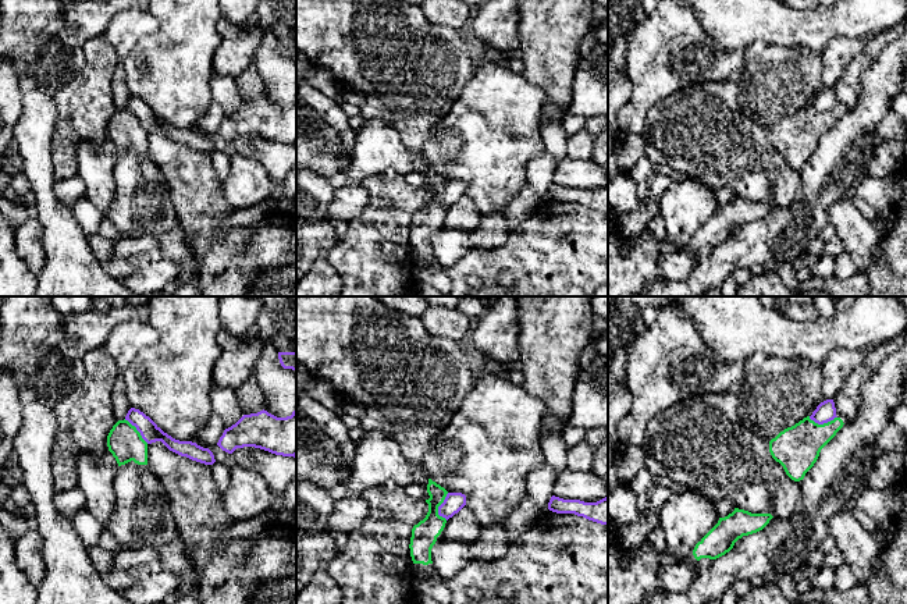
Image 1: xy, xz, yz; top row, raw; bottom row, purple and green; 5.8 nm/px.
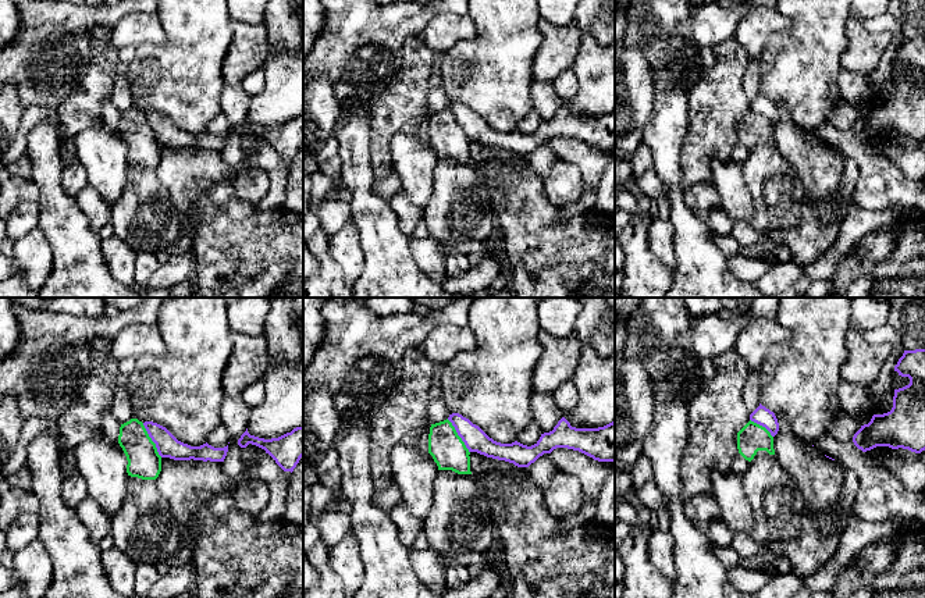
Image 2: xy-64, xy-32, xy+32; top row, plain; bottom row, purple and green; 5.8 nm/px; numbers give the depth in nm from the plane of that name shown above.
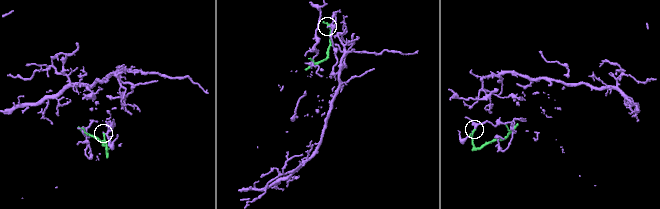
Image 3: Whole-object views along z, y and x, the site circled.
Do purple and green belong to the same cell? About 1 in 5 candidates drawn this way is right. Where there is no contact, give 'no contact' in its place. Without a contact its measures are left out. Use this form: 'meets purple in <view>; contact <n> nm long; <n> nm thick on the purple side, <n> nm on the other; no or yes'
meets purple in xz; contact 160 nm long; 110 nm thick on the purple side, 150 nm on the other; no

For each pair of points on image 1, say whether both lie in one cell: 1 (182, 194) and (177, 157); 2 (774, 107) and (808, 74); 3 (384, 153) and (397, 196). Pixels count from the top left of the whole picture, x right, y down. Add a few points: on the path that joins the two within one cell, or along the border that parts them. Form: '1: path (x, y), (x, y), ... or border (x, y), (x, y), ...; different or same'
1: path (182, 185), (182, 166); same
2: path (782, 99), (800, 81); same
3: border (404, 174), (384, 170), (366, 177), (360, 184); different

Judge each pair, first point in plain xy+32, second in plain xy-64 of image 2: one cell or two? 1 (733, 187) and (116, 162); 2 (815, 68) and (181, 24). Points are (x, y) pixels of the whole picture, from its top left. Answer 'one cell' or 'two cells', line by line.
1: one cell
2: one cell

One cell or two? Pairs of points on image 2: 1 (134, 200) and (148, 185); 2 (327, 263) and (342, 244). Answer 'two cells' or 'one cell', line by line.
1: one cell
2: two cells

